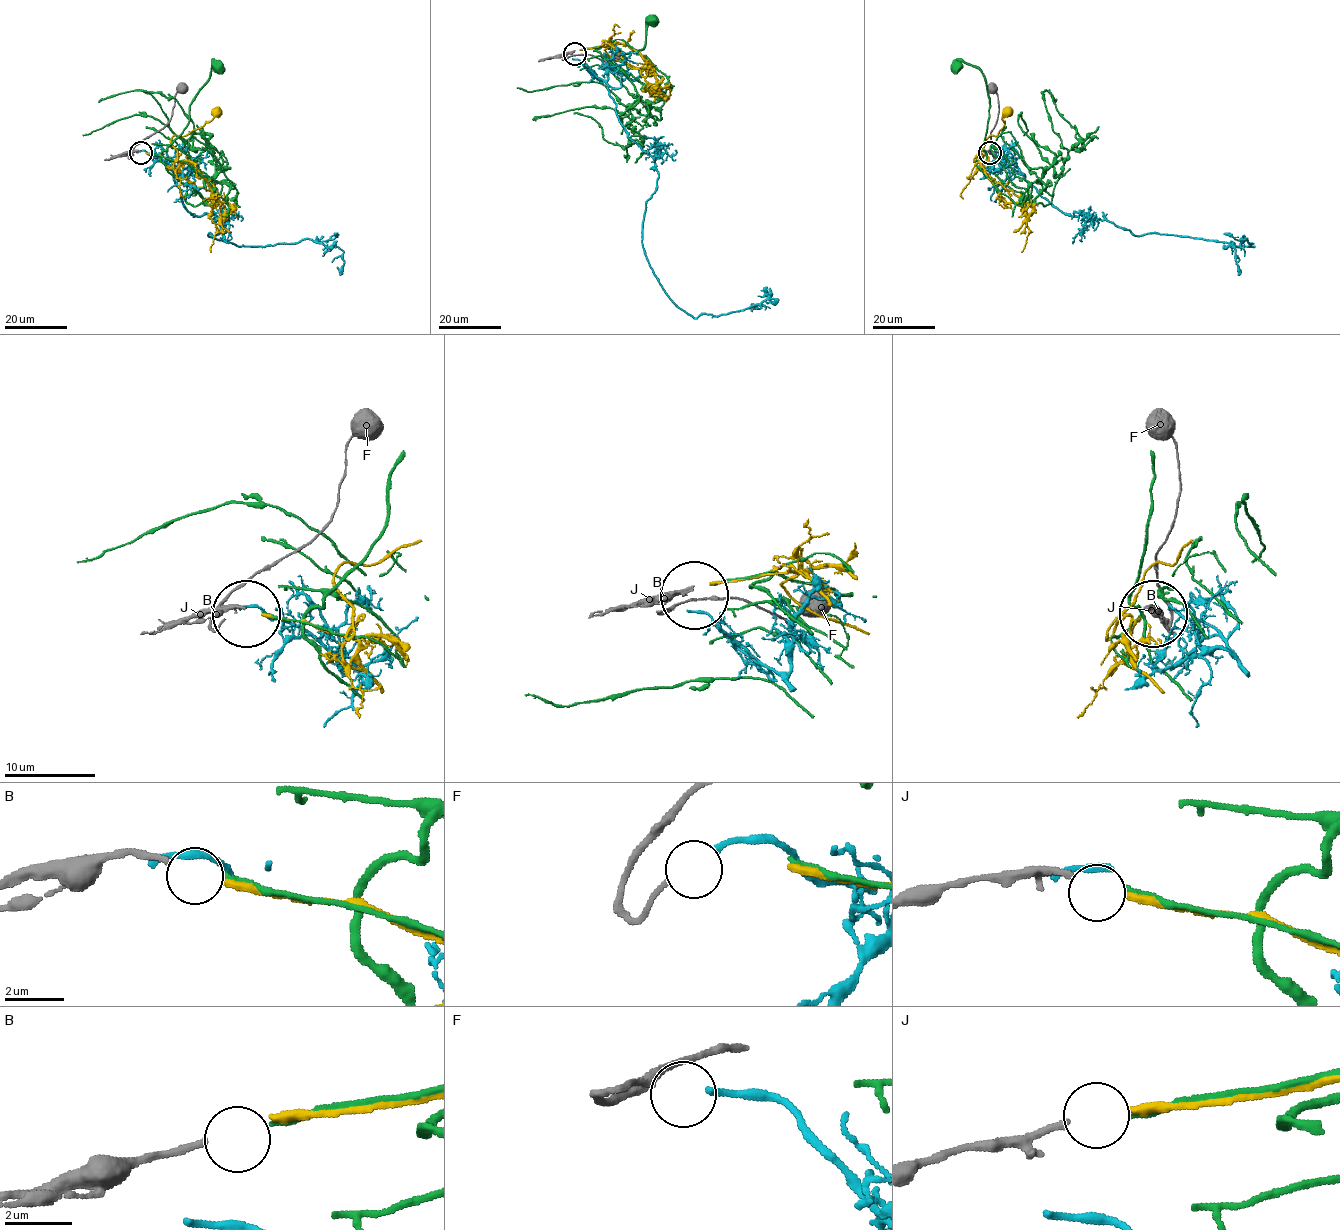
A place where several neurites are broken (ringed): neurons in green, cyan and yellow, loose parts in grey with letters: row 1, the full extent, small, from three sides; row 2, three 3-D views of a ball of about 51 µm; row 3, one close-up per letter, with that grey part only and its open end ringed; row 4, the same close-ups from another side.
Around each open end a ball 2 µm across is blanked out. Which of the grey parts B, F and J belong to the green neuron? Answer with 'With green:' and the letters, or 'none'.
With green: B

